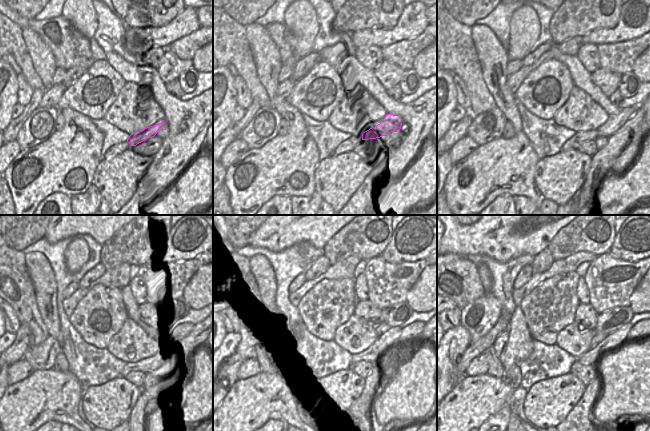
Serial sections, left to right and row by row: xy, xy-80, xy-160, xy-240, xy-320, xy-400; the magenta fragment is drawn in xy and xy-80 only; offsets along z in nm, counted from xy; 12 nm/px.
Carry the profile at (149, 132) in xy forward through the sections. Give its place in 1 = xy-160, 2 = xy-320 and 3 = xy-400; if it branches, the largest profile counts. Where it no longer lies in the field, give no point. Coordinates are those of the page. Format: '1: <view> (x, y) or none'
1: xy-160 (614, 122)
2: xy-320 (408, 333)
3: xy-400 (640, 329)

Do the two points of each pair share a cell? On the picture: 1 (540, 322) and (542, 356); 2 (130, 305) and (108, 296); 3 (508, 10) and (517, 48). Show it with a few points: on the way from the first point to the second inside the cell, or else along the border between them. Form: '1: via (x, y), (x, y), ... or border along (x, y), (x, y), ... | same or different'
1: border along (533, 338), (546, 345), (555, 345) | different
2: border along (120, 289), (123, 305), (128, 316) | different
3: border along (516, 10), (510, 19), (510, 36), (508, 41) | different

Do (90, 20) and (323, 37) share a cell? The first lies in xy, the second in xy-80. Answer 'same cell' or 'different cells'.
different cells

